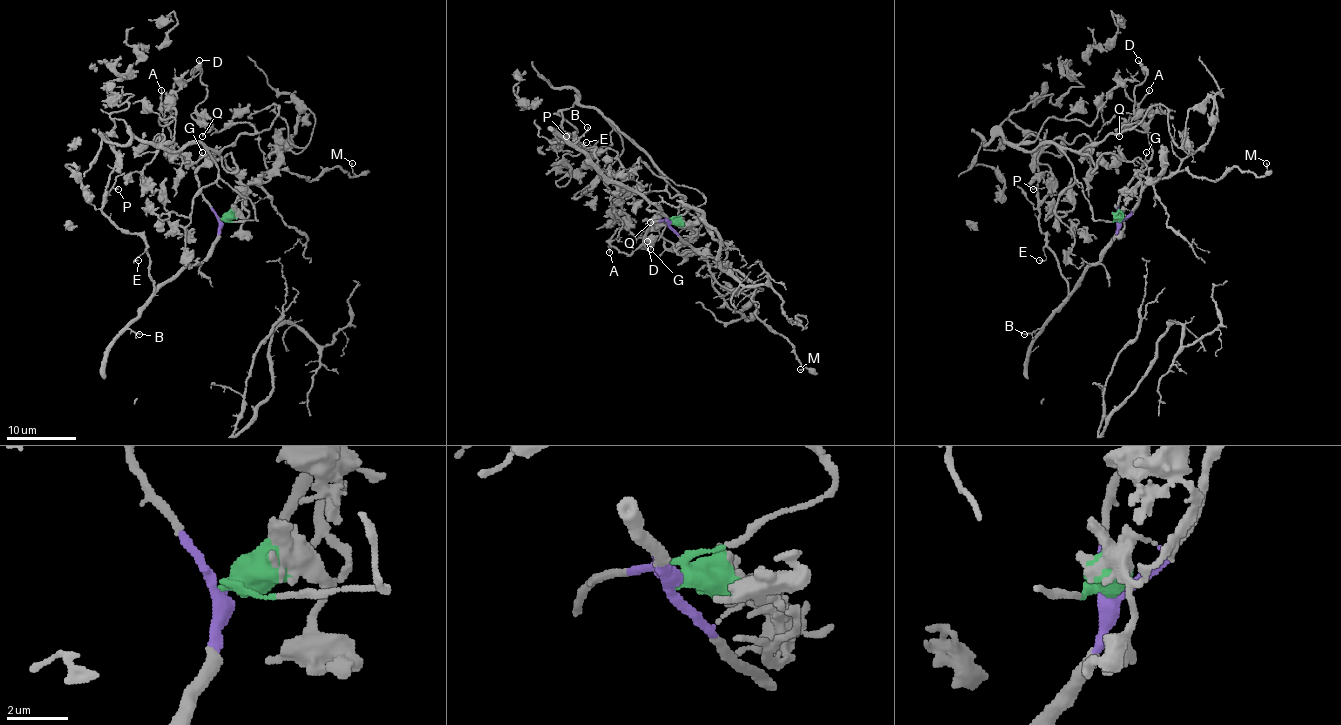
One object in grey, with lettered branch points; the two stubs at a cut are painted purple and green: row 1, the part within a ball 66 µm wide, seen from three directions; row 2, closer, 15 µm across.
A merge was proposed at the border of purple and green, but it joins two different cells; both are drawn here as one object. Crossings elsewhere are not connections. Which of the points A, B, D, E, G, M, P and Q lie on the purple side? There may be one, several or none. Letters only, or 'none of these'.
A, B, E, G, M, P

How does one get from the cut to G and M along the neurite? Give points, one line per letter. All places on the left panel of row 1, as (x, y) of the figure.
G: (220, 220), (199, 188), (196, 168), (203, 152)
M: (220, 220), (246, 185), (274, 169), (288, 169), (307, 180), (318, 180), (335, 168), (354, 176), (352, 162)

